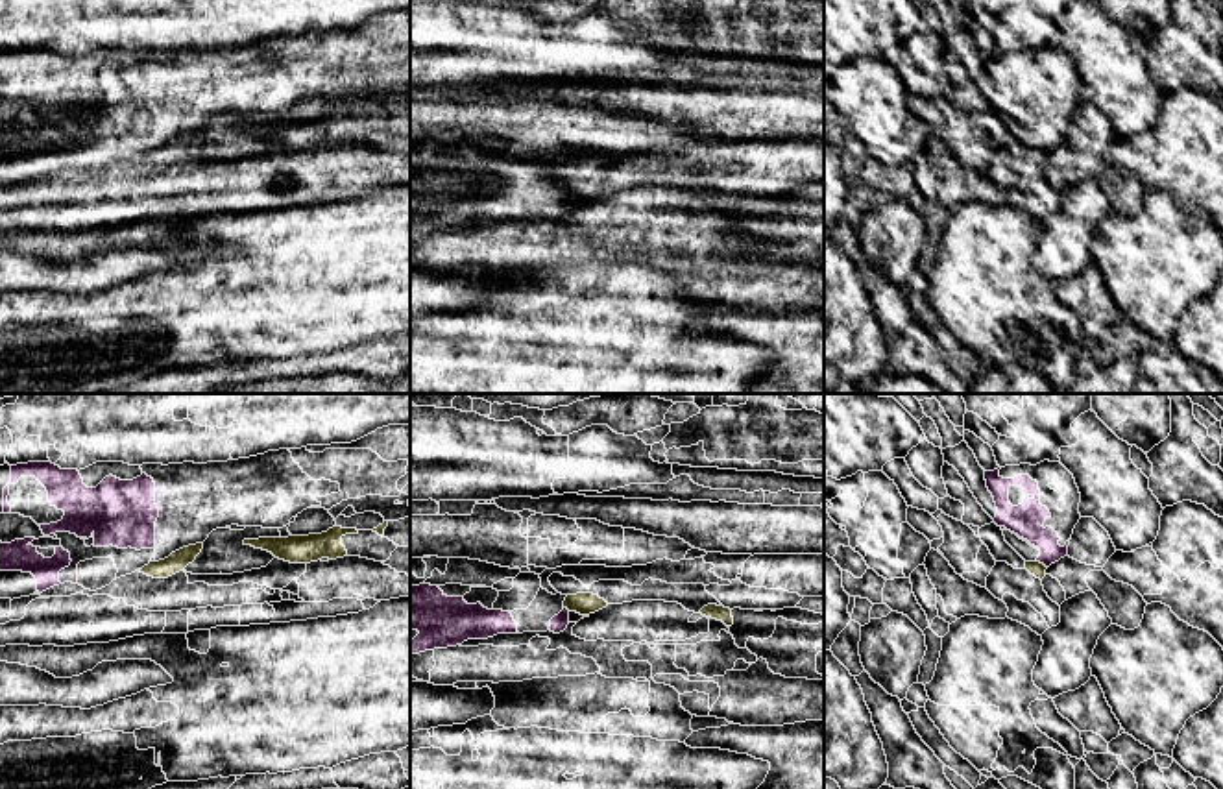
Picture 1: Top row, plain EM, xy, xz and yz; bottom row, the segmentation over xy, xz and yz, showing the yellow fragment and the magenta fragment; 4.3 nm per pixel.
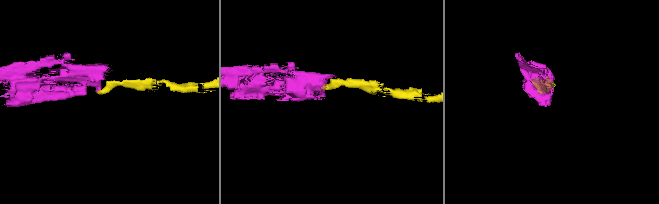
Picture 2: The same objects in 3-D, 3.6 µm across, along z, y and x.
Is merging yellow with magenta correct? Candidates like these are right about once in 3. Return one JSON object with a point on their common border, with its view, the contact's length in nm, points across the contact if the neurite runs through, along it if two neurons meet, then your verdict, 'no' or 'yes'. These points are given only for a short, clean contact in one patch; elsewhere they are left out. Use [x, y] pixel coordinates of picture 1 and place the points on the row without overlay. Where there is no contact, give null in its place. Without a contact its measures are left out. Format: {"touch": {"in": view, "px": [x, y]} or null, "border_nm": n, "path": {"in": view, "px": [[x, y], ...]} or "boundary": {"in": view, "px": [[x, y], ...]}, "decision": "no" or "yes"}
{"touch": {"in": "yz", "px": [1039, 148]}, "border_nm": 70, "boundary": {"in": "yz", "px": [[1035, 146], [1046, 154]]}, "decision": "no"}

